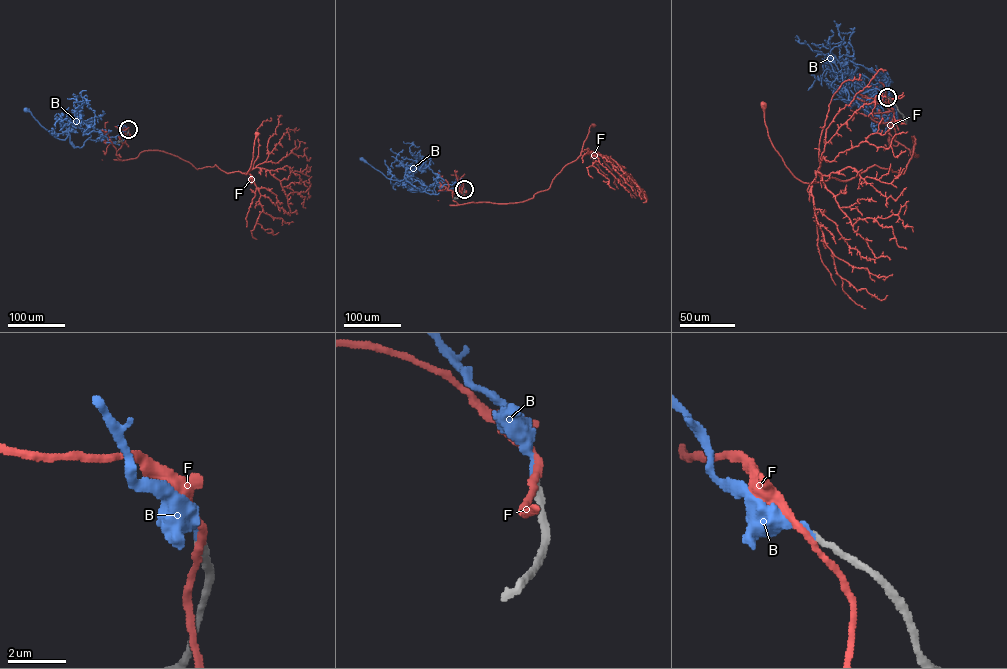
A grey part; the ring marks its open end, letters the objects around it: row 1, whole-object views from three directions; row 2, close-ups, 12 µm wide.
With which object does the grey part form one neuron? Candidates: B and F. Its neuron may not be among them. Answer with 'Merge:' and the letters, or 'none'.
Merge: B

